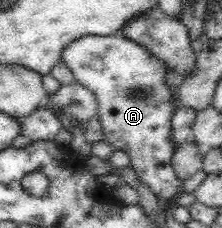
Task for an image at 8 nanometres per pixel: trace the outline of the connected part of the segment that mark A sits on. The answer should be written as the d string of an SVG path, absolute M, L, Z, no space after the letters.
M121 32L115 35L87 35L73 40L61 53L61 60L73 73L74 80L85 88L93 91L97 97L97 120L103 125L103 141L113 145L113 152L126 150L130 156L129 165L133 167L139 181L156 194L159 202L166 207L172 207L174 200L179 198L183 190L180 178L174 174L171 157L177 144L172 141L170 124L173 111L177 107L174 100L174 88L169 89L165 83L168 65L147 50L144 46L129 40Z

